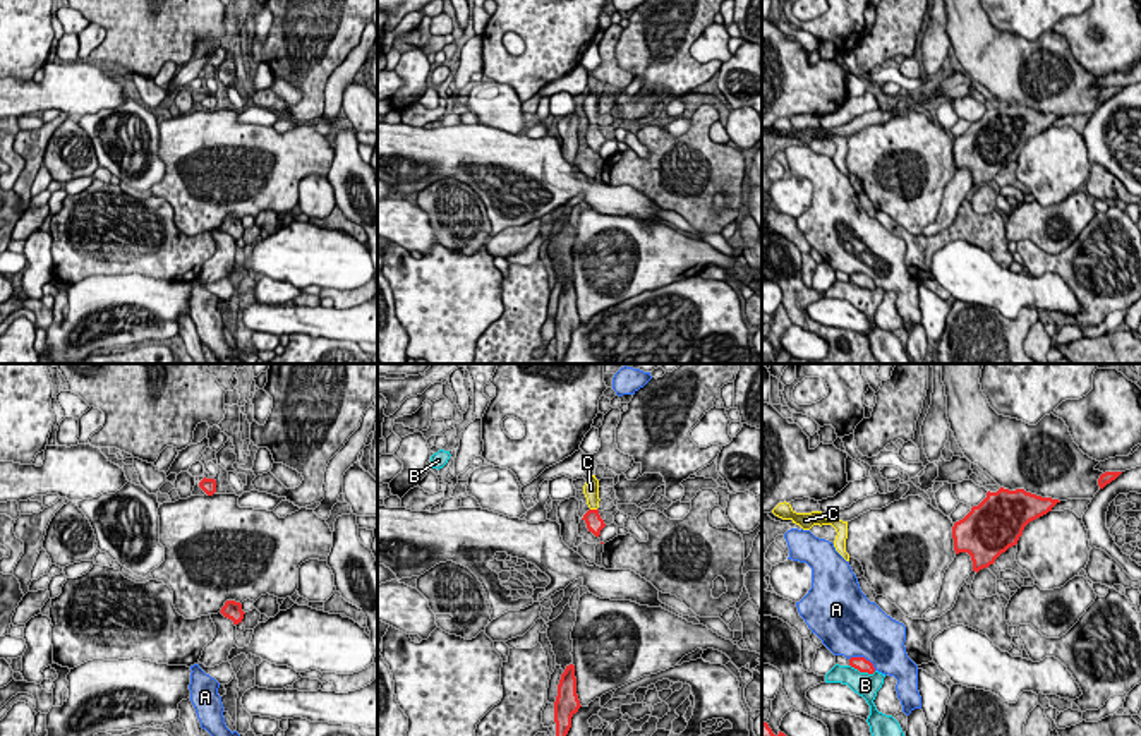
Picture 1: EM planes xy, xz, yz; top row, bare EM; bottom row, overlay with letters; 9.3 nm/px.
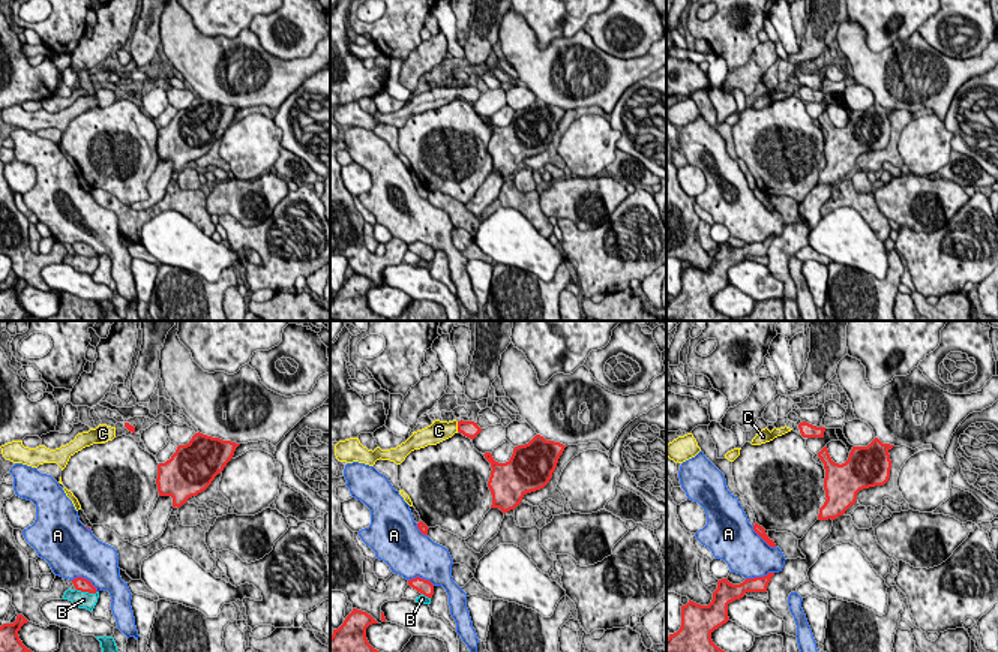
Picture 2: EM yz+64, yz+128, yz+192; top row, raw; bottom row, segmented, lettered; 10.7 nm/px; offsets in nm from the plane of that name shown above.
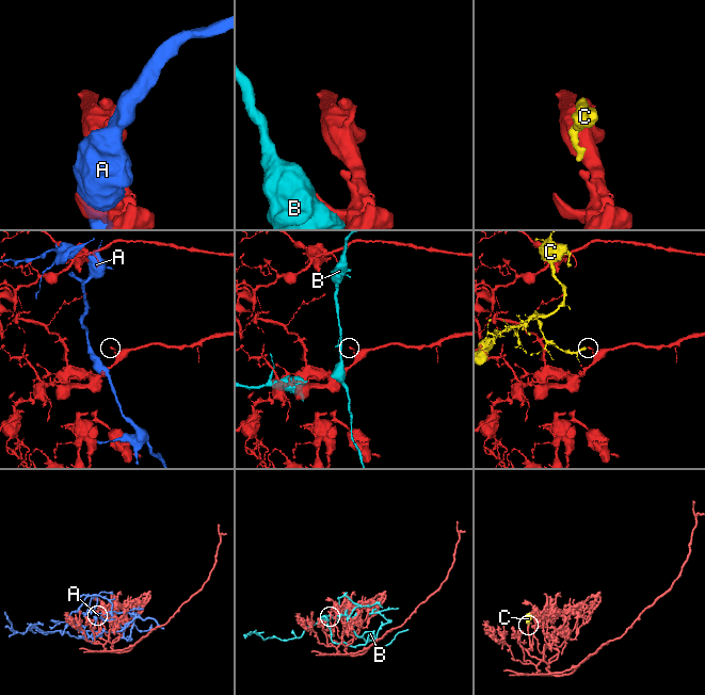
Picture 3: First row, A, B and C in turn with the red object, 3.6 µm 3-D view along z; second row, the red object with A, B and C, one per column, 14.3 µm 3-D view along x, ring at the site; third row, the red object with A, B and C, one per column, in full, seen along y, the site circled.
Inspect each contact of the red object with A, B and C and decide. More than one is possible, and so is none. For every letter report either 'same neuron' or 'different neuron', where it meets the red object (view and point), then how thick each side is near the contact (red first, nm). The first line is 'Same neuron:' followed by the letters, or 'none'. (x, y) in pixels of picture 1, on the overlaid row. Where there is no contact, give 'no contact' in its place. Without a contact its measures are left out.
Same neuron: C
A: different neuron | yz (863, 657) | 140/480 nm
B: different neuron | yz (863, 671) | 140/220 nm
C: same neuron | xz (594, 510) | 160/160 nm

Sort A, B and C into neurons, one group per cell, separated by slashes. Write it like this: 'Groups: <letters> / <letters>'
Groups: A / B / C

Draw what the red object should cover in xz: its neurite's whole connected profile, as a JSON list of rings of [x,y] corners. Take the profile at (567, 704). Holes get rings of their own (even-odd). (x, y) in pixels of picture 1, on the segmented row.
[[[566,666],[564,673],[561,674],[558,685],[558,697],[554,702],[554,722],[556,722],[556,736],[566,736],[571,727],[571,717],[580,709],[580,700],[577,695],[577,678],[575,678],[575,666]]]

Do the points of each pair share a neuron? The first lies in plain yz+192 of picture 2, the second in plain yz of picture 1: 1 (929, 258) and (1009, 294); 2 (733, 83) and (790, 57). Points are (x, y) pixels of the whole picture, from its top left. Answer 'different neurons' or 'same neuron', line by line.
1: different neurons
2: different neurons

